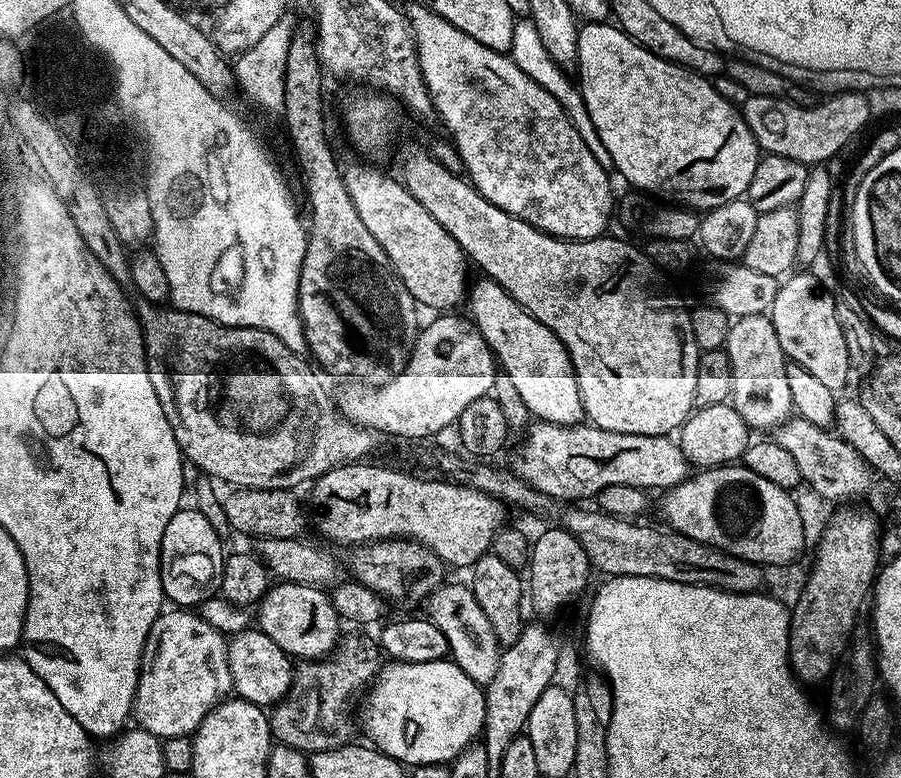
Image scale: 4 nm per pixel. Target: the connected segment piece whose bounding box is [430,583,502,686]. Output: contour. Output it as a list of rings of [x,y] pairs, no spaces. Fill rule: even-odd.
[[[465,583],[450,586],[444,584],[431,593],[430,598],[436,602],[435,626],[447,638],[453,663],[456,663],[476,684],[487,686],[497,673],[502,648],[498,645],[490,622],[480,608],[471,587]]]

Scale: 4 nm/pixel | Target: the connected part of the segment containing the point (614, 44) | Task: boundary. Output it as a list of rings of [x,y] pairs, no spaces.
[[[588,22],[579,29],[577,34],[577,62],[579,64],[579,92],[582,99],[584,99],[586,110],[589,111],[590,122],[592,123],[591,131],[600,139],[601,146],[608,151],[613,166],[636,187],[633,189],[643,190],[648,194],[659,194],[661,197],[673,196],[676,199],[673,201],[679,202],[688,210],[717,208],[731,200],[739,200],[747,193],[750,178],[754,178],[754,170],[758,159],[756,140],[750,134],[750,130],[746,126],[743,115],[738,111],[737,105],[731,104],[722,98],[711,79],[699,76],[697,72],[690,72],[686,68],[679,68],[678,65],[669,60],[658,58],[650,50],[634,43],[619,26],[612,22]]]

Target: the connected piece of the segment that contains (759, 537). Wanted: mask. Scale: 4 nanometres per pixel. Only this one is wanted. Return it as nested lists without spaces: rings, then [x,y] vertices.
[[[733,462],[722,464],[719,468],[697,471],[691,478],[667,489],[663,496],[664,512],[668,515],[667,527],[671,531],[680,532],[686,538],[716,548],[719,552],[749,560],[751,564],[769,566],[768,564],[788,564],[799,558],[800,551],[805,551],[803,524],[798,516],[795,499],[788,490],[768,482],[743,463]]]

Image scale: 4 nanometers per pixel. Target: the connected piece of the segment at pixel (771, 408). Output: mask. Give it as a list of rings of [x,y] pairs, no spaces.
[[[750,314],[731,321],[726,345],[732,367],[732,395],[730,403],[748,424],[749,429],[775,429],[793,415],[790,392],[785,389],[786,357],[778,342],[771,315]]]

